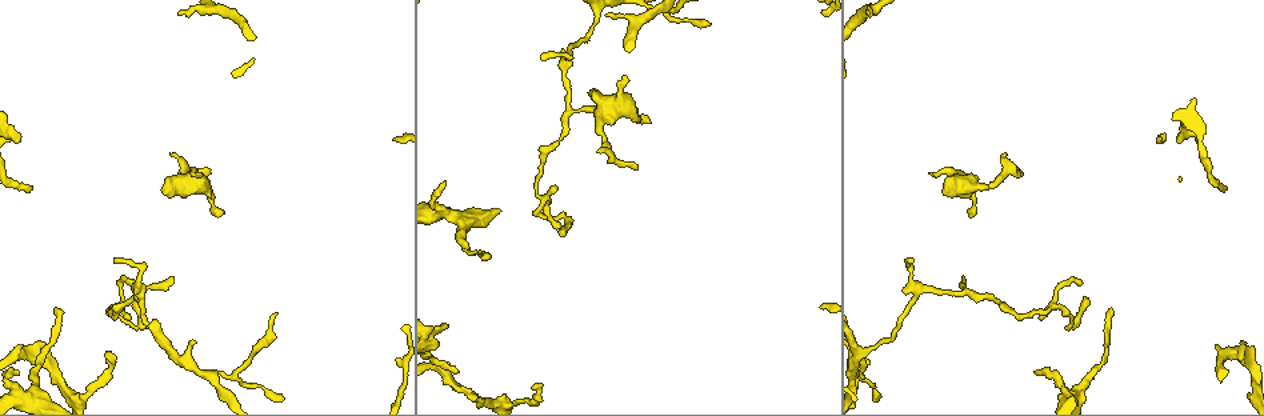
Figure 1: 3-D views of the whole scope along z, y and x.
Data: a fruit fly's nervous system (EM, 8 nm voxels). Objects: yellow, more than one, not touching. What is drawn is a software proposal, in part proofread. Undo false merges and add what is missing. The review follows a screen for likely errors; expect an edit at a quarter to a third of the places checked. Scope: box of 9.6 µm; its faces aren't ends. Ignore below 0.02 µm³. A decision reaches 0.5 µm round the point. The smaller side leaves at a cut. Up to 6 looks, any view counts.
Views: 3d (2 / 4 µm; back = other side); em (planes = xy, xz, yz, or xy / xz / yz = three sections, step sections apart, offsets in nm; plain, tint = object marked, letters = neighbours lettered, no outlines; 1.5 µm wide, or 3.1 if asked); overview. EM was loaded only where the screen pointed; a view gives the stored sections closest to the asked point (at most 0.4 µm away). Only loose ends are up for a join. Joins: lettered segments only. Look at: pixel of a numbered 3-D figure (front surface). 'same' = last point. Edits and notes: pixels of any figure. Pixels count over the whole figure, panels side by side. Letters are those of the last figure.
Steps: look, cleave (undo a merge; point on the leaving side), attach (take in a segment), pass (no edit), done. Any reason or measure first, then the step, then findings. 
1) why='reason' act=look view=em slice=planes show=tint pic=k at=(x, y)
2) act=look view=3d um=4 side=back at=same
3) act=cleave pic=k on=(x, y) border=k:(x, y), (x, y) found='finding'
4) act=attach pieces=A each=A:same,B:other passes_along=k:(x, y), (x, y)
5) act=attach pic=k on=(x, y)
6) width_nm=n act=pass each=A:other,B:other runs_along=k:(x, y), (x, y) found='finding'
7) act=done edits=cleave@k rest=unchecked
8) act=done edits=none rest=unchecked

why='free end' act=look view=em slice=xy step=4 show=letters pic=1 at=(445, 325)

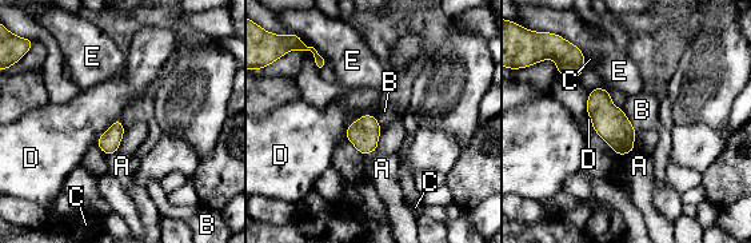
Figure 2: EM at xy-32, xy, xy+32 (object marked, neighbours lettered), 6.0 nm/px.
act=look view=em slice=planes show=letters at=same

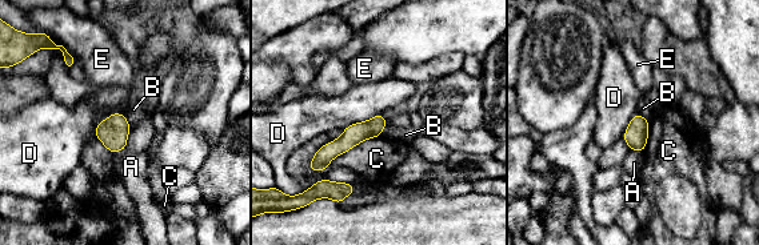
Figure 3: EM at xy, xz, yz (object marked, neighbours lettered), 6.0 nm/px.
act=pass each=A:other,B:other,C:other,D:other,E:other runs_along=3:(383, 123), (355, 133), (312, 165) found='none of them fits'

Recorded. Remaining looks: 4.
why='stops while still wide' act=look view=em slice=planes show=plain pic=1 at=(165, 189)

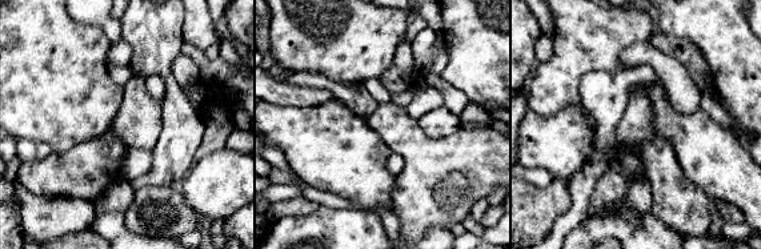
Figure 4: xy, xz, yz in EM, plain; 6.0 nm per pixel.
act=look view=em slice=planes show=tint at=same

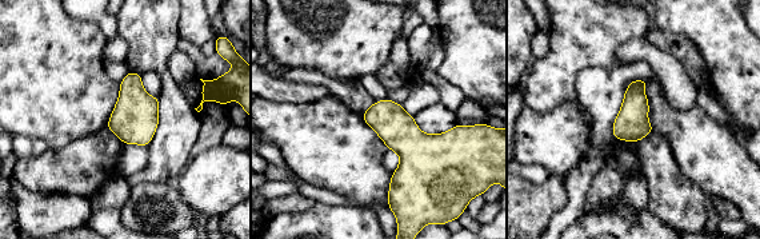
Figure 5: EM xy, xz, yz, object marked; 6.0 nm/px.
why='what lies round it' act=look view=em slice=planes show=letters at=same

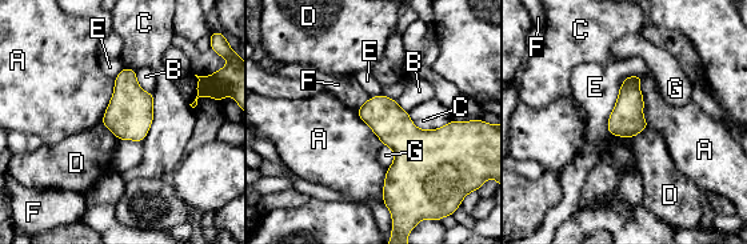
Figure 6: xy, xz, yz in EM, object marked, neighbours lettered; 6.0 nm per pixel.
act=pass each=A:other,B:other,C:other,D:other,E:other,F:other,G:other found='no lettered segment goes on from it'

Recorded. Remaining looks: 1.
act=done edits=none rest=unchecked

